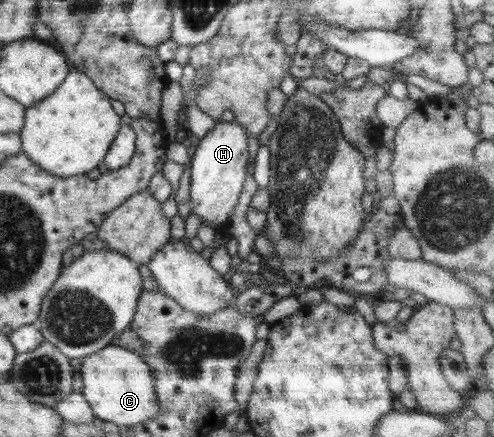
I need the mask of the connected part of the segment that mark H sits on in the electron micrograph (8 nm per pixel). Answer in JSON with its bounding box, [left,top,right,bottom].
[190,120,250,230]

